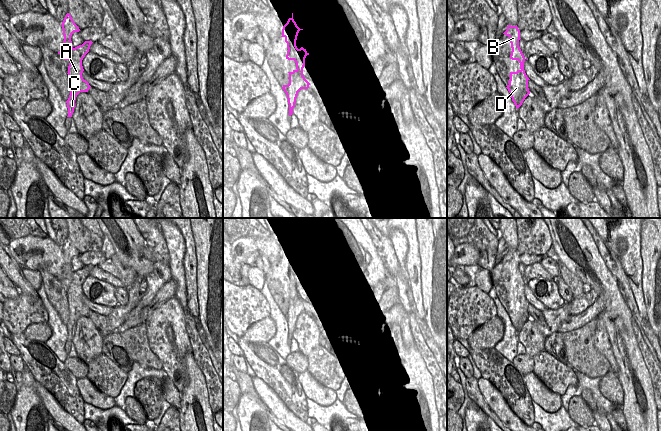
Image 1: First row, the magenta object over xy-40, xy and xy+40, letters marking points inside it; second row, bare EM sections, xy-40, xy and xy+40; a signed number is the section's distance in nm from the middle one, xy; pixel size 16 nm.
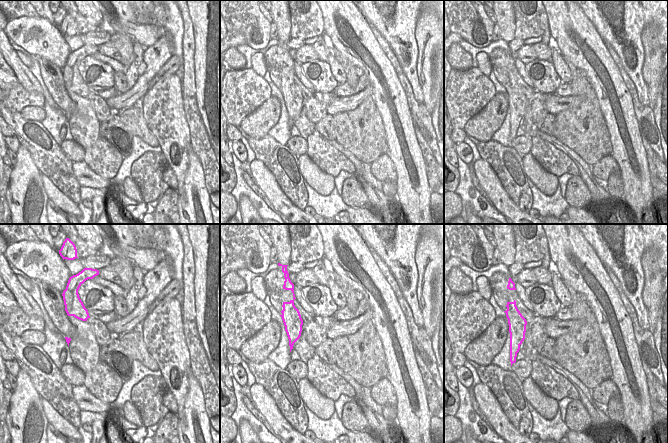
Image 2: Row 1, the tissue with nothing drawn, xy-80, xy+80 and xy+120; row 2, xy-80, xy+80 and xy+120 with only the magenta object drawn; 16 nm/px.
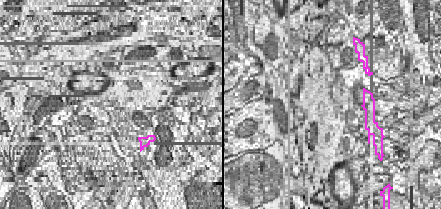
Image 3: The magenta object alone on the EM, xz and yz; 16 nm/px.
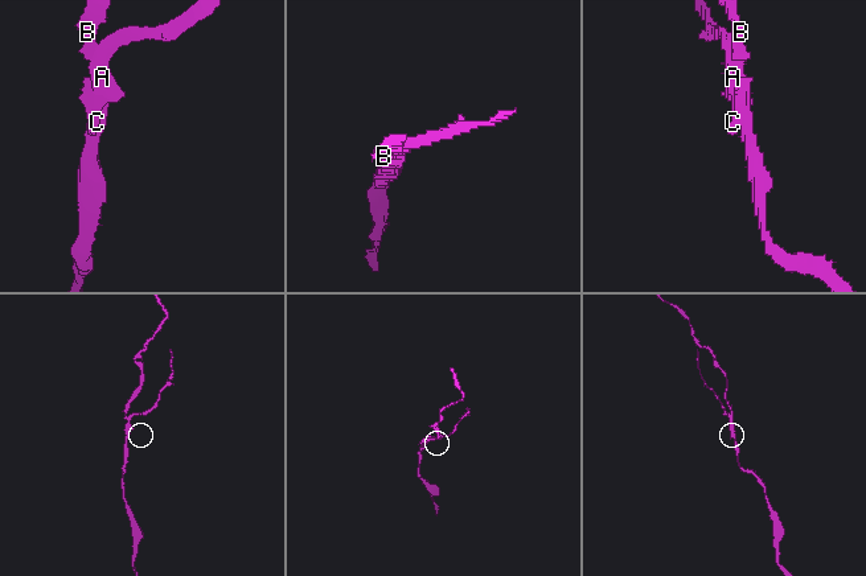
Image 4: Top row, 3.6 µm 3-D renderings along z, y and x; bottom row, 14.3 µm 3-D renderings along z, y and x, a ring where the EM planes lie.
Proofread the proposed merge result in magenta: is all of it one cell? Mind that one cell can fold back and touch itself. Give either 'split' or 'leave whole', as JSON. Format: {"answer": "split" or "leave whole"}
{"answer": "split"}

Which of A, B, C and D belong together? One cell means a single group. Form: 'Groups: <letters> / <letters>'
Groups: A / B C D.

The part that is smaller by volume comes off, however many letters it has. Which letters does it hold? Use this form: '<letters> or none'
A.

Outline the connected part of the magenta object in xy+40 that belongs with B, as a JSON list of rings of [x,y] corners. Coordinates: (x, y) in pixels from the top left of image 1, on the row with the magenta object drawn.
[[[508,25],[507,30],[503,34],[509,37],[509,42],[511,43],[512,51],[510,59],[520,60],[522,51],[519,47],[519,40],[521,38],[520,38],[520,30],[518,29],[517,25],[516,26]]]

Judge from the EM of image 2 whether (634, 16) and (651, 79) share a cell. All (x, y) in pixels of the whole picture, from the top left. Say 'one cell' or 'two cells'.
two cells

